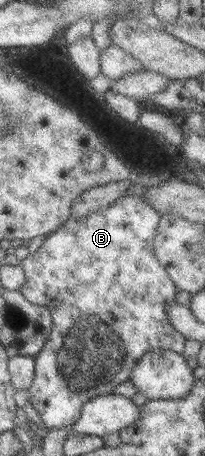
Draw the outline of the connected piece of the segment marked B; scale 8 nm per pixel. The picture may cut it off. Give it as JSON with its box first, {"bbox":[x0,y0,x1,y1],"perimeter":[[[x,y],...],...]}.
{"bbox":[19,194,185,429],"perimeter":[[[123,194],[104,211],[94,211],[90,215],[78,220],[68,219],[62,223],[56,230],[50,232],[48,237],[44,237],[40,247],[36,248],[33,254],[28,254],[24,259],[19,261],[22,267],[23,275],[25,278],[24,284],[19,288],[20,294],[32,304],[38,304],[48,308],[51,314],[51,327],[47,339],[44,342],[43,348],[35,356],[35,365],[33,368],[33,379],[27,388],[27,401],[32,404],[33,408],[42,420],[42,426],[47,429],[50,428],[64,428],[71,426],[78,420],[80,409],[82,405],[88,400],[93,399],[95,396],[110,393],[111,390],[129,378],[130,371],[134,368],[136,361],[142,357],[146,352],[154,350],[171,351],[175,354],[182,355],[185,338],[179,332],[174,330],[174,327],[169,323],[165,308],[173,303],[174,293],[177,288],[174,283],[169,279],[164,268],[160,268],[160,263],[156,260],[154,254],[154,237],[156,227],[159,223],[159,214],[150,208],[146,201],[142,200],[139,196]]]}

